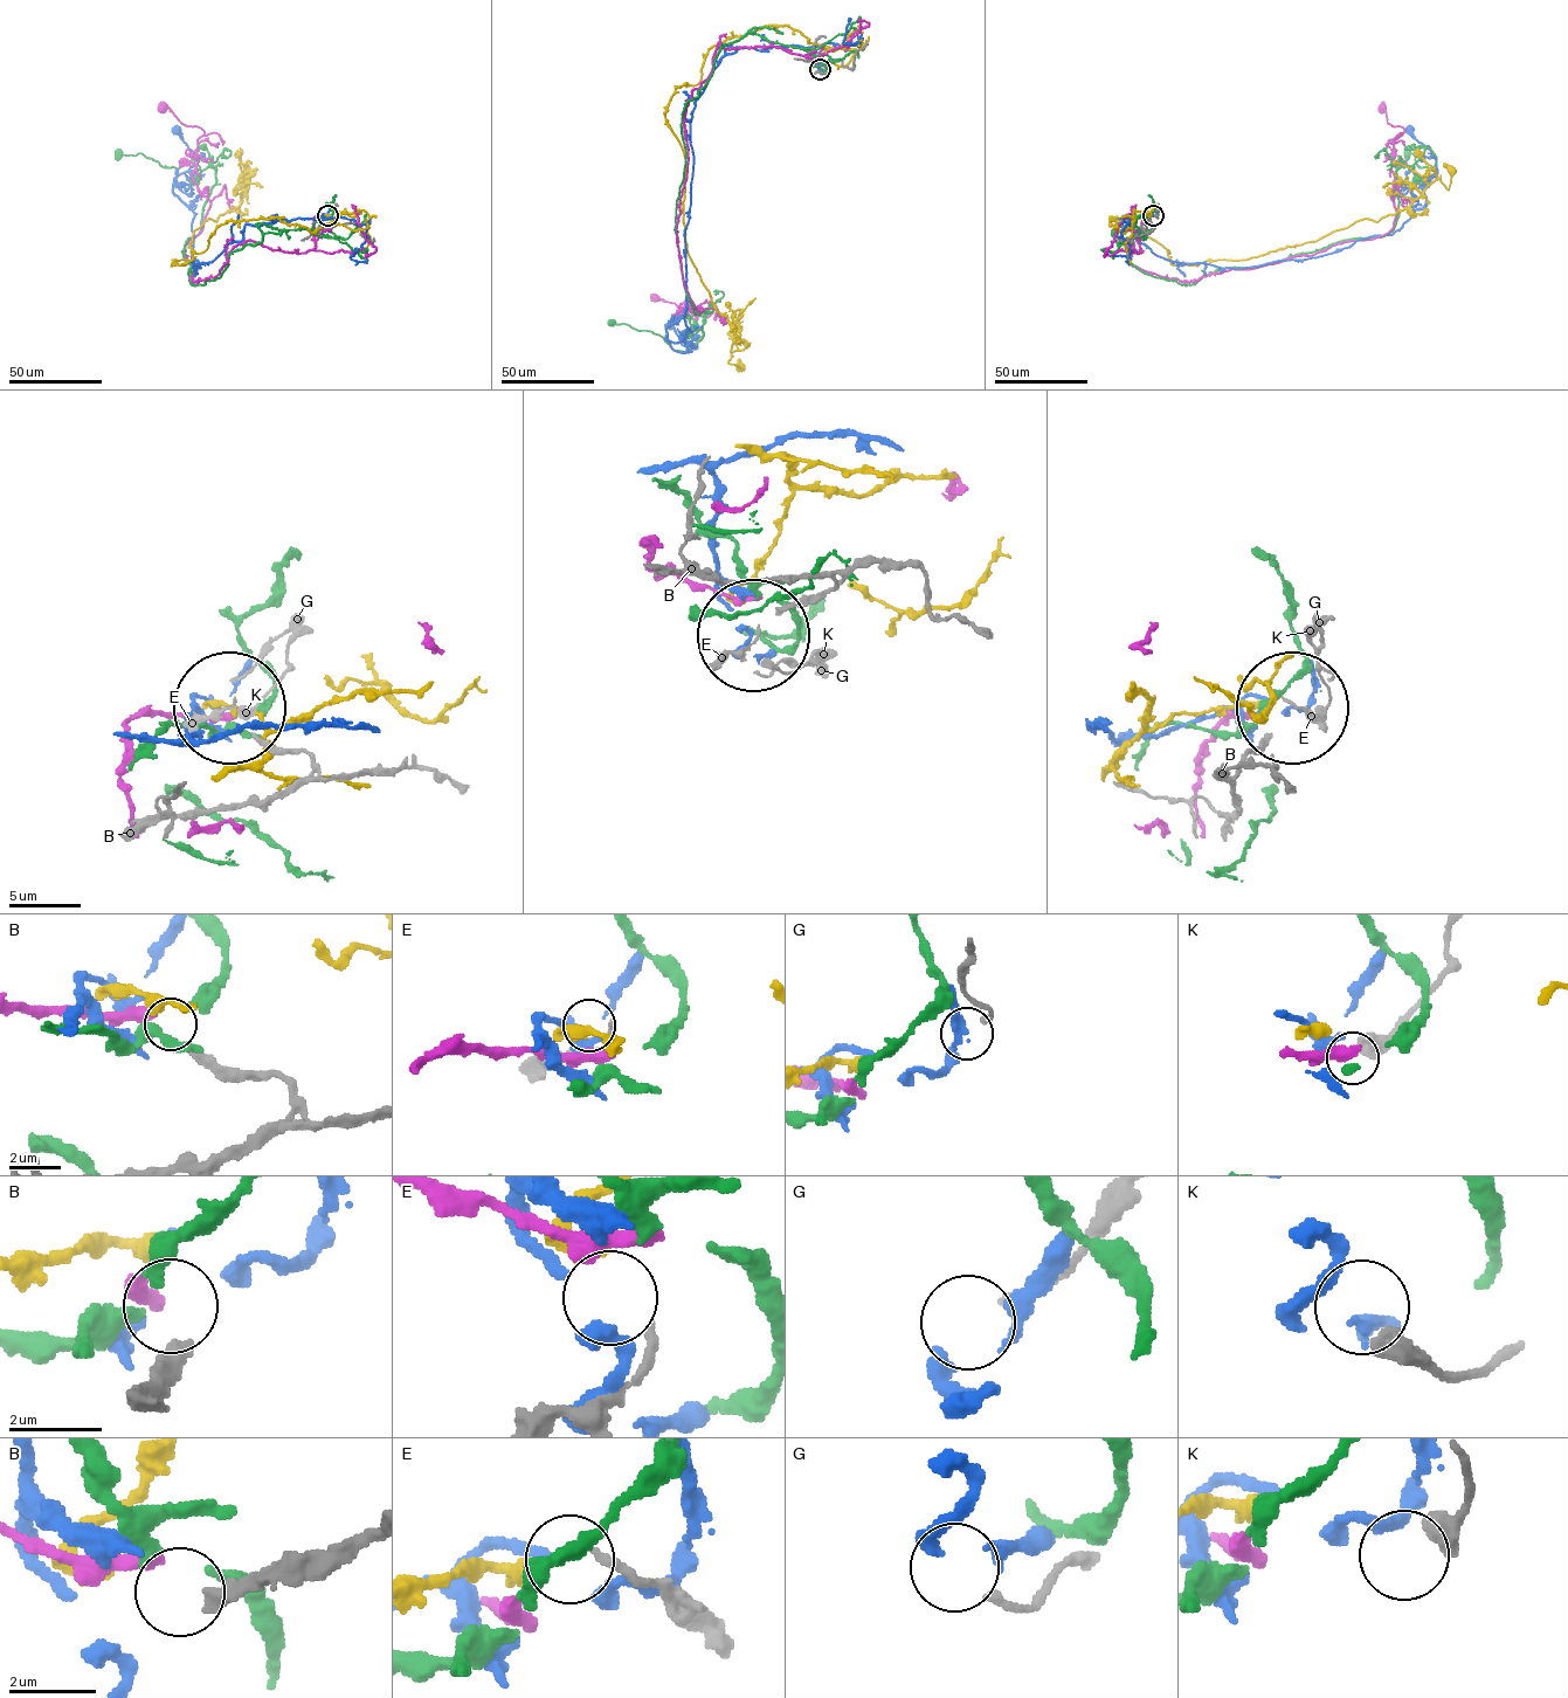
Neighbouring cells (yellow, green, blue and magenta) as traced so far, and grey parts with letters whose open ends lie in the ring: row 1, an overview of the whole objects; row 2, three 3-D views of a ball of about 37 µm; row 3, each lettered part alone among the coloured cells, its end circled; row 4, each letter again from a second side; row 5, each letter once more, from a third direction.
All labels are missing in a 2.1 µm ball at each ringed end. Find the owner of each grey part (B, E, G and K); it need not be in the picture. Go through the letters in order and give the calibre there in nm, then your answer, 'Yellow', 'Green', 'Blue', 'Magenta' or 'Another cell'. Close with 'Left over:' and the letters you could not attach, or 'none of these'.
B: Thickness 360 nm. Another cell
E: Thickness 190 nm. Yellow
G: Thickness 200 nm. Another cell
K: Thickness 550 nm. Another cell
Left over: B, G, K

